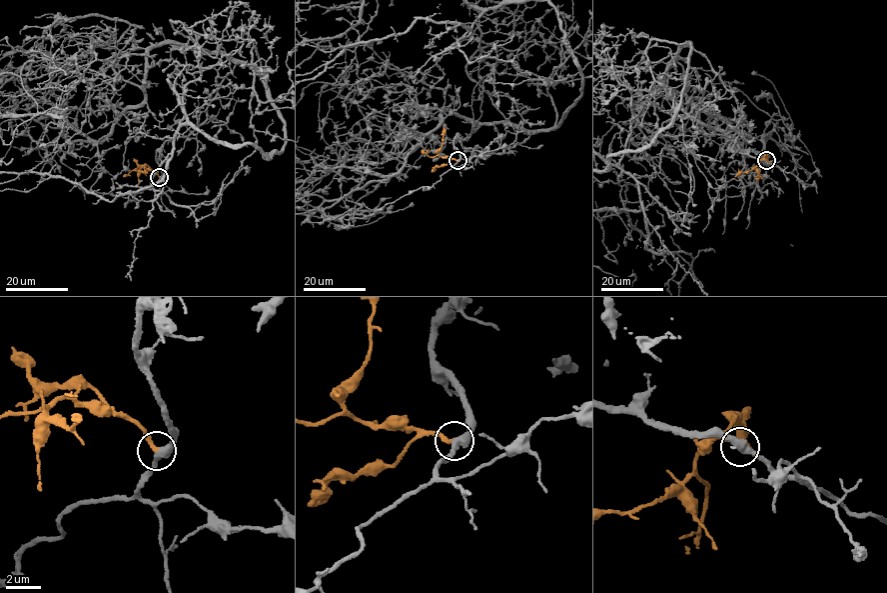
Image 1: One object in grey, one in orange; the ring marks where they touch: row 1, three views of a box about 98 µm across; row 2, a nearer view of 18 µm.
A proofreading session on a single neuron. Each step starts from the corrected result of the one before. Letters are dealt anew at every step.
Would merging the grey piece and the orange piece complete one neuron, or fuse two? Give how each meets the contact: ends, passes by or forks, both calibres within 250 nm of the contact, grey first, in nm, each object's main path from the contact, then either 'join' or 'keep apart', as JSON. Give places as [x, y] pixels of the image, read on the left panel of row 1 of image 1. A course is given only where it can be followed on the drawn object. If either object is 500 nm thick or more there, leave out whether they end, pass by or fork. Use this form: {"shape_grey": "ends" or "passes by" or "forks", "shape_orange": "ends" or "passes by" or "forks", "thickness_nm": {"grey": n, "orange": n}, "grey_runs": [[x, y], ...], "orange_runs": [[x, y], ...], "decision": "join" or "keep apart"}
{"shape_grey": "passes by", "shape_orange": "ends", "thickness_nm": {"grey": 440, "orange": 240}, "grey_runs": [[160, 177], [246, 64], [284, 149], [187, 124], [109, 201], [11, 171]], "orange_runs": [[160, 177], [153, 170], [141, 168], [146, 173]], "decision": "join"}

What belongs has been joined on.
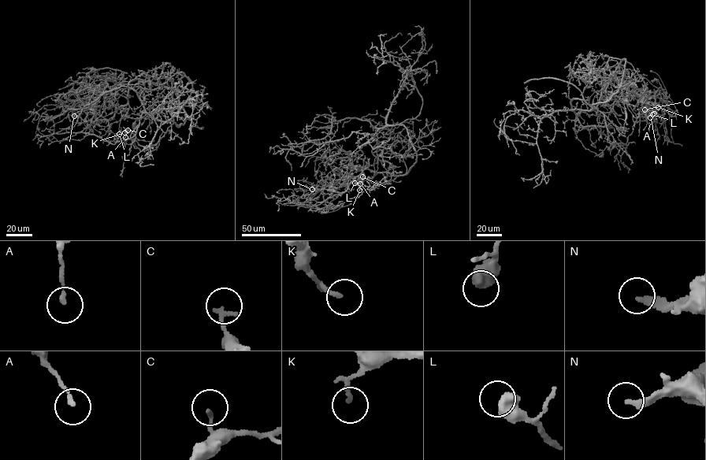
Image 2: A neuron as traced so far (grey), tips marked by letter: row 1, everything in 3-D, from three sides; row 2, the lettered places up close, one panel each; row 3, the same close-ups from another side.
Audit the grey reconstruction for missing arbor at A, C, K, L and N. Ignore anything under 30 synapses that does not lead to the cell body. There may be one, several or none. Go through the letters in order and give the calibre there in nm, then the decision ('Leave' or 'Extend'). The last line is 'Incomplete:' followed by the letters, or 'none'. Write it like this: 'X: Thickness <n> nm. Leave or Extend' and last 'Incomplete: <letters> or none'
A: Thickness 160 nm. Leave
C: Thickness 180 nm. Leave
K: Thickness 160 nm. Leave
L: Thickness 600 nm. Leave
N: Thickness 280 nm. Extend
Incomplete: N

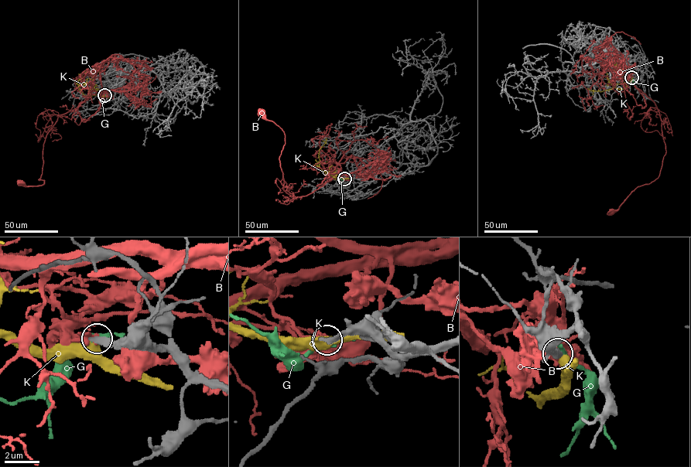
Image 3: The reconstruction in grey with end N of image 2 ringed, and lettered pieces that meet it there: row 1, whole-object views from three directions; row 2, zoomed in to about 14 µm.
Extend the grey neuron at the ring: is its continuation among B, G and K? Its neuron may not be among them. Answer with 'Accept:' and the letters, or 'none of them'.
Accept: G

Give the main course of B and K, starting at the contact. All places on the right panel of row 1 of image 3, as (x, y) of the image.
B: (631, 77), (628, 80), (658, 109), (666, 154), (658, 178), (637, 187), (617, 209), (611, 210)
K: (631, 77), (624, 90), (614, 87), (600, 91), (588, 89)

